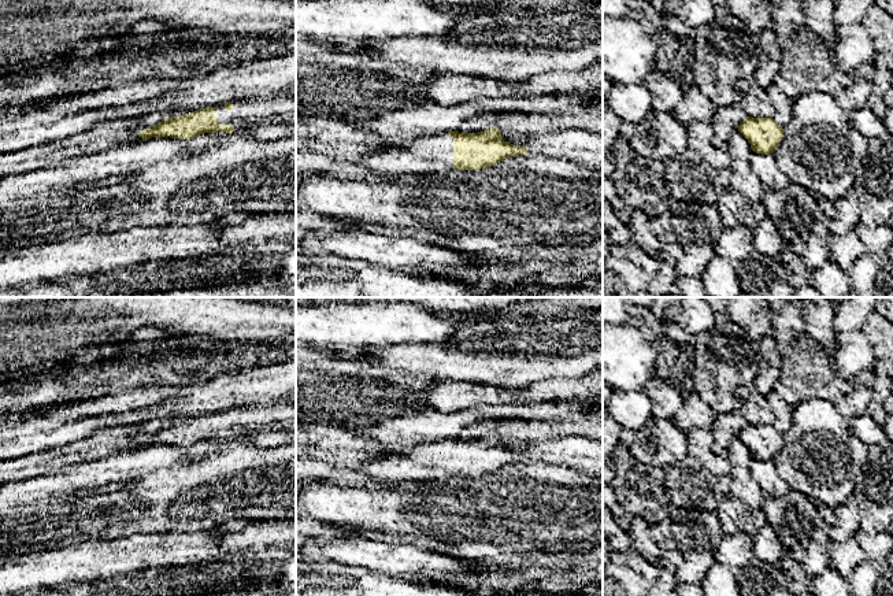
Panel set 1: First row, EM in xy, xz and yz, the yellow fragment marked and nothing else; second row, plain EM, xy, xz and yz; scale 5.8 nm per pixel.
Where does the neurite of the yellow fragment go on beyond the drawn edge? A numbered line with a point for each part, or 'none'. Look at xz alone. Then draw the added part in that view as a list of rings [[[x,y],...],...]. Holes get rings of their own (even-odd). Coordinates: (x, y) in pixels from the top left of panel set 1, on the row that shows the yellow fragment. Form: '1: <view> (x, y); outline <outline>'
1: xz (425, 155); outline [[[392,137],[385,148],[355,162],[374,174],[442,174],[453,169],[453,137]]]

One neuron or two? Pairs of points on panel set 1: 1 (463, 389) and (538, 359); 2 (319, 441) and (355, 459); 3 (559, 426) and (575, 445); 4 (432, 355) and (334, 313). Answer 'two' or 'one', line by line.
1: two
2: one
3: two
4: two

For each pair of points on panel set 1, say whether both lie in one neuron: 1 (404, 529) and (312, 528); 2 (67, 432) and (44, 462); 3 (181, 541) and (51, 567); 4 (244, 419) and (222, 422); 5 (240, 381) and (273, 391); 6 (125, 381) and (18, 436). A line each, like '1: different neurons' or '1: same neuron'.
1: different neurons
2: different neurons
3: same neuron
4: same neuron
5: same neuron
6: different neurons

